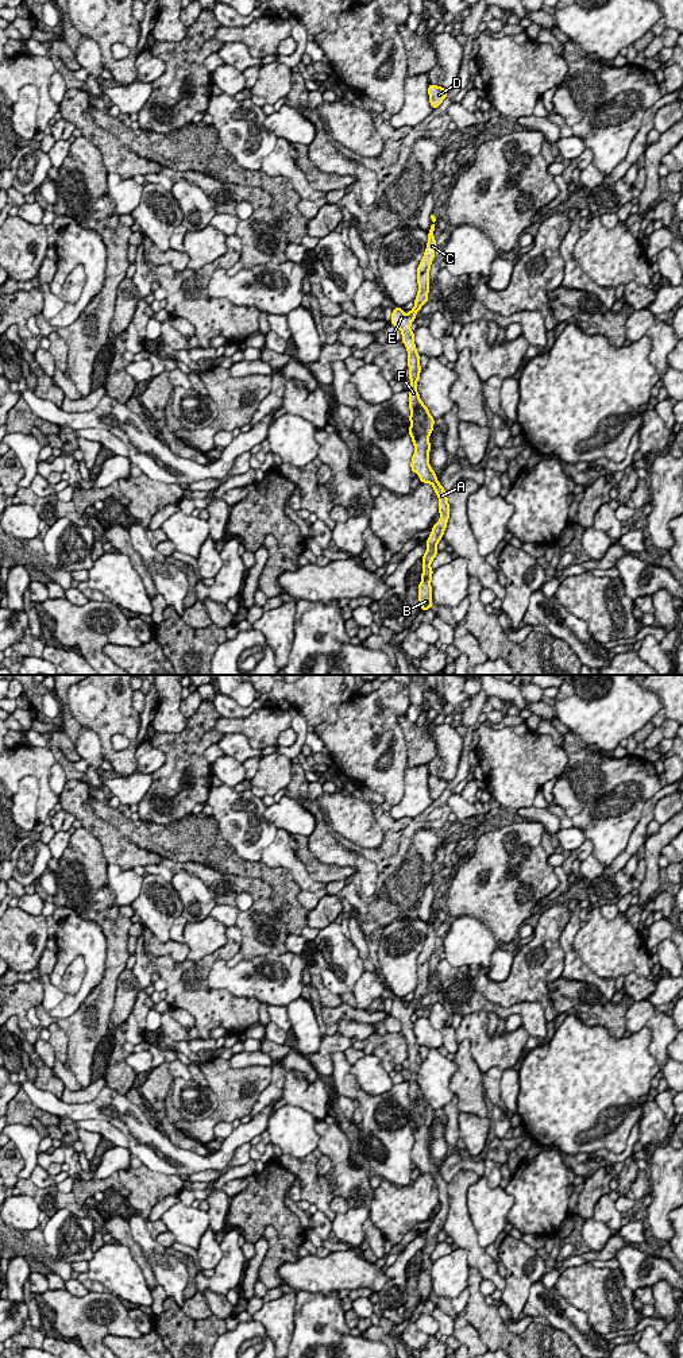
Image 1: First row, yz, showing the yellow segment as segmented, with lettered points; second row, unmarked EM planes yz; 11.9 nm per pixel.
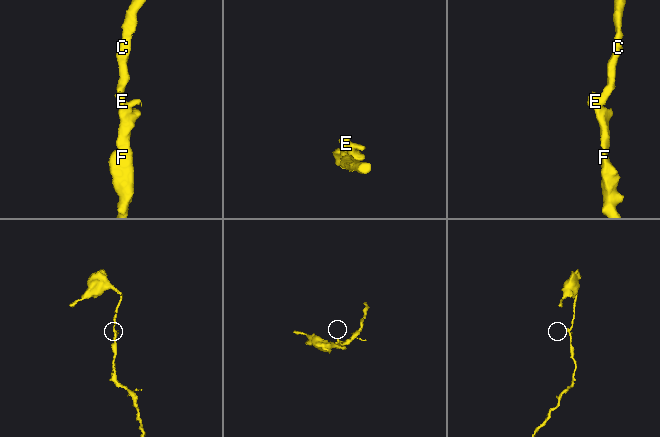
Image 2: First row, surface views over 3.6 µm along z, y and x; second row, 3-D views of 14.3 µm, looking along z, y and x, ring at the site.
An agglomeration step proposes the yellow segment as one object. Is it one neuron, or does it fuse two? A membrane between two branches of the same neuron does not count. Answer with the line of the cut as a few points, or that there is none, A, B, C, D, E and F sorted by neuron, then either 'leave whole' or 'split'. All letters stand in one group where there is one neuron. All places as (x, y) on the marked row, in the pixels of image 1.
cut none; groups A B C D E F; leave whole

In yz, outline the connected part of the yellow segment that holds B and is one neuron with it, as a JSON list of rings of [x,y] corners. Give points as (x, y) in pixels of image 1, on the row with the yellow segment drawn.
[[[435,224],[431,225],[428,234],[428,243],[424,256],[417,267],[417,283],[418,292],[414,298],[414,306],[406,315],[402,308],[397,306],[393,309],[390,324],[401,329],[402,343],[408,351],[408,367],[409,367],[409,409],[410,409],[410,427],[409,435],[414,445],[414,454],[412,456],[412,472],[420,477],[420,482],[431,483],[433,486],[435,494],[439,498],[439,521],[432,526],[432,532],[427,539],[427,551],[422,556],[422,574],[421,582],[418,585],[418,601],[421,603],[420,610],[428,610],[433,607],[432,603],[432,574],[431,563],[437,555],[437,544],[443,539],[447,522],[449,518],[449,504],[447,498],[447,491],[437,481],[437,475],[429,464],[429,451],[431,443],[429,436],[433,431],[435,418],[429,414],[428,408],[420,398],[417,391],[417,382],[420,379],[421,366],[420,354],[417,352],[414,344],[414,332],[410,329],[412,323],[416,320],[417,312],[429,300],[429,270],[432,261],[435,258],[436,239],[433,238]]]

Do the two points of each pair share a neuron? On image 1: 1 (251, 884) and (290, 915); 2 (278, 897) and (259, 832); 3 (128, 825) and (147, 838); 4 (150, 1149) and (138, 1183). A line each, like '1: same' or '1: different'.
1: different
2: different
3: same
4: different

